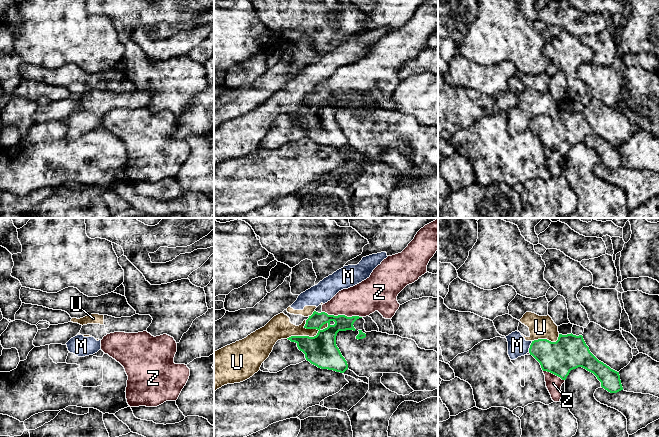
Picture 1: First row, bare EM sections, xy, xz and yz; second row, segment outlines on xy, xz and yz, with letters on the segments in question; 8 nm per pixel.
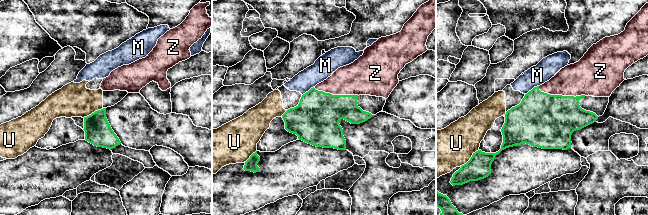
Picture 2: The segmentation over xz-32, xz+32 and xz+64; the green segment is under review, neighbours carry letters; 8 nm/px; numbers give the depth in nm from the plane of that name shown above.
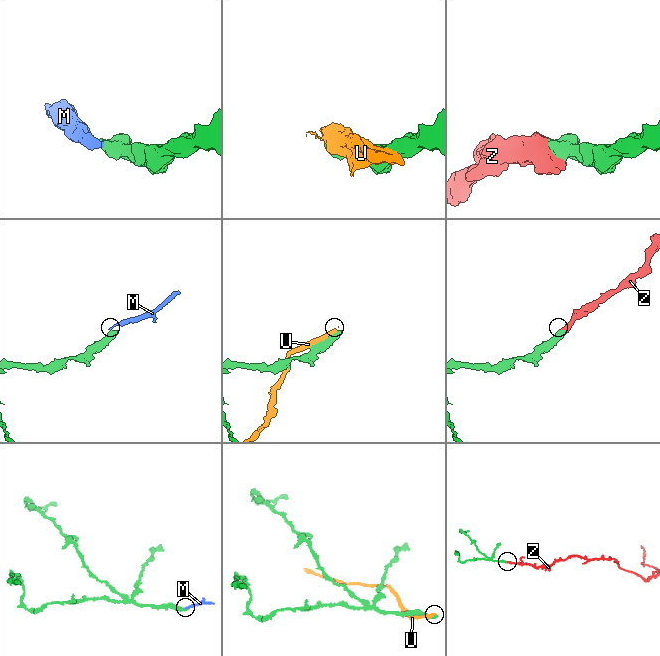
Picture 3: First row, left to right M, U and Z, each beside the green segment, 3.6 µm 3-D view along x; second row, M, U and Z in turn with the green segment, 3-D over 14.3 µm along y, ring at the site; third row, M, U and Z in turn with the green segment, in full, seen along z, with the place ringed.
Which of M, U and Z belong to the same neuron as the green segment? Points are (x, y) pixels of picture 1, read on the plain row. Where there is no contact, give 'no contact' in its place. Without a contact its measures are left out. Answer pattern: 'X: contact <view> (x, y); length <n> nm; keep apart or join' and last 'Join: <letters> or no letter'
M: contact yz (530, 123); length 100 nm; keep apart
U: contact xz (308, 112); length 360 nm; keep apart
Z: contact xz (342, 91); length 320 nm; join
Join: Z

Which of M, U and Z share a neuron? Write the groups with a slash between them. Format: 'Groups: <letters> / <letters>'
Groups: M U / Z

